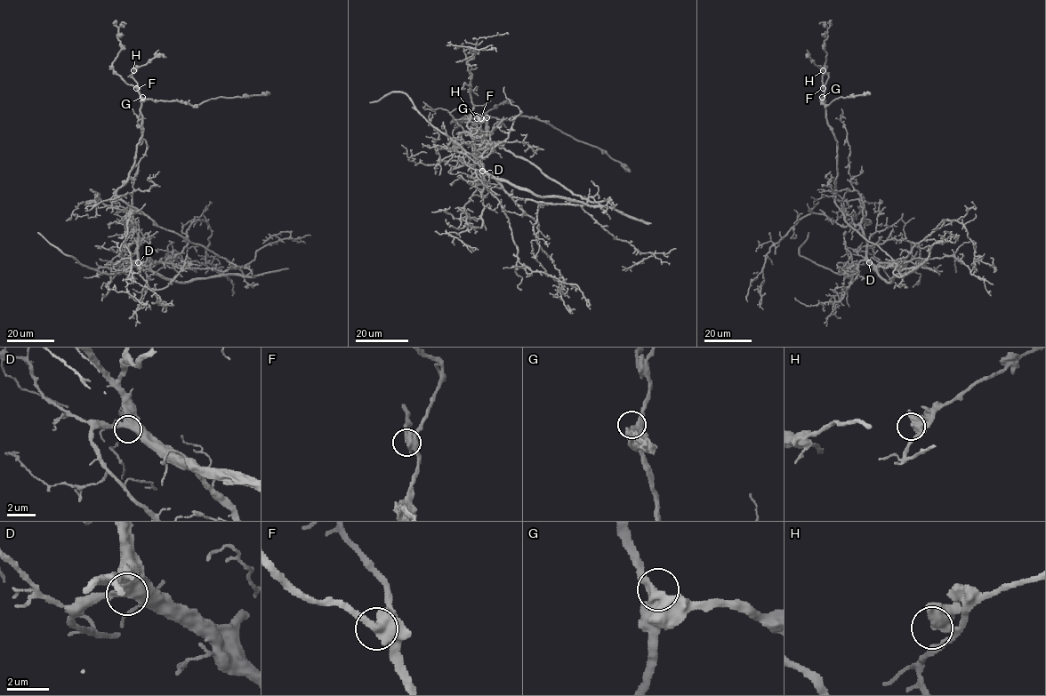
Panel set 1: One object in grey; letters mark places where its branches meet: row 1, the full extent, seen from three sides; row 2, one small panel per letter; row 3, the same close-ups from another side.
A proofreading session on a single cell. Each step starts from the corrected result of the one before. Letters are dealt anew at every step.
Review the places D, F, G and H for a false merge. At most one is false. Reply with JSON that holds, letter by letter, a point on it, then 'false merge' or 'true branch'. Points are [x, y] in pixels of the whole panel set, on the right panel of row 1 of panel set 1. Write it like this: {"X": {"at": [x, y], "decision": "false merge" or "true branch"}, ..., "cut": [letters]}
{"D": {"at": [869, 262], "decision": "true branch"}, "F": {"at": [823, 88], "decision": "true branch"}, "G": {"at": [822, 97], "decision": "true branch"}, "H": {"at": [823, 70], "decision": "true branch"}, "cut": []}

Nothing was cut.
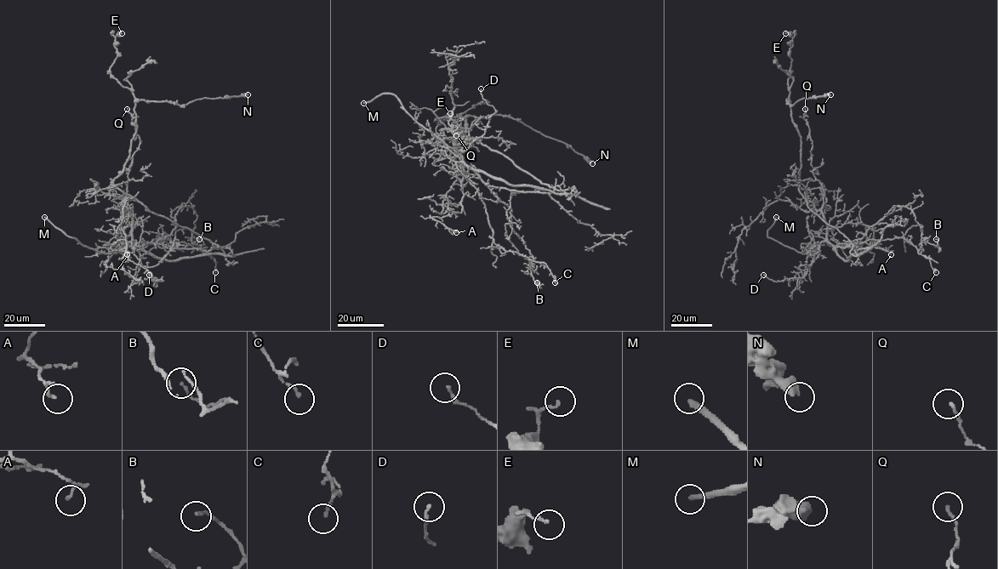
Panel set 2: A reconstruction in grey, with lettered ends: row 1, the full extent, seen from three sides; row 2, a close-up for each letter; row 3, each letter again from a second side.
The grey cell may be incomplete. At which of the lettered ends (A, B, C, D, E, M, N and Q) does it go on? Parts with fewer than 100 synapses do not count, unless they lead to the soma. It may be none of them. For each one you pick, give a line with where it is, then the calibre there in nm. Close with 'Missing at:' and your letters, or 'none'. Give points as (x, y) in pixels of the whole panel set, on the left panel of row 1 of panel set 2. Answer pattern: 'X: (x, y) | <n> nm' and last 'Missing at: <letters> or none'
M: (44, 217) | 280 nm
Missing at: M

